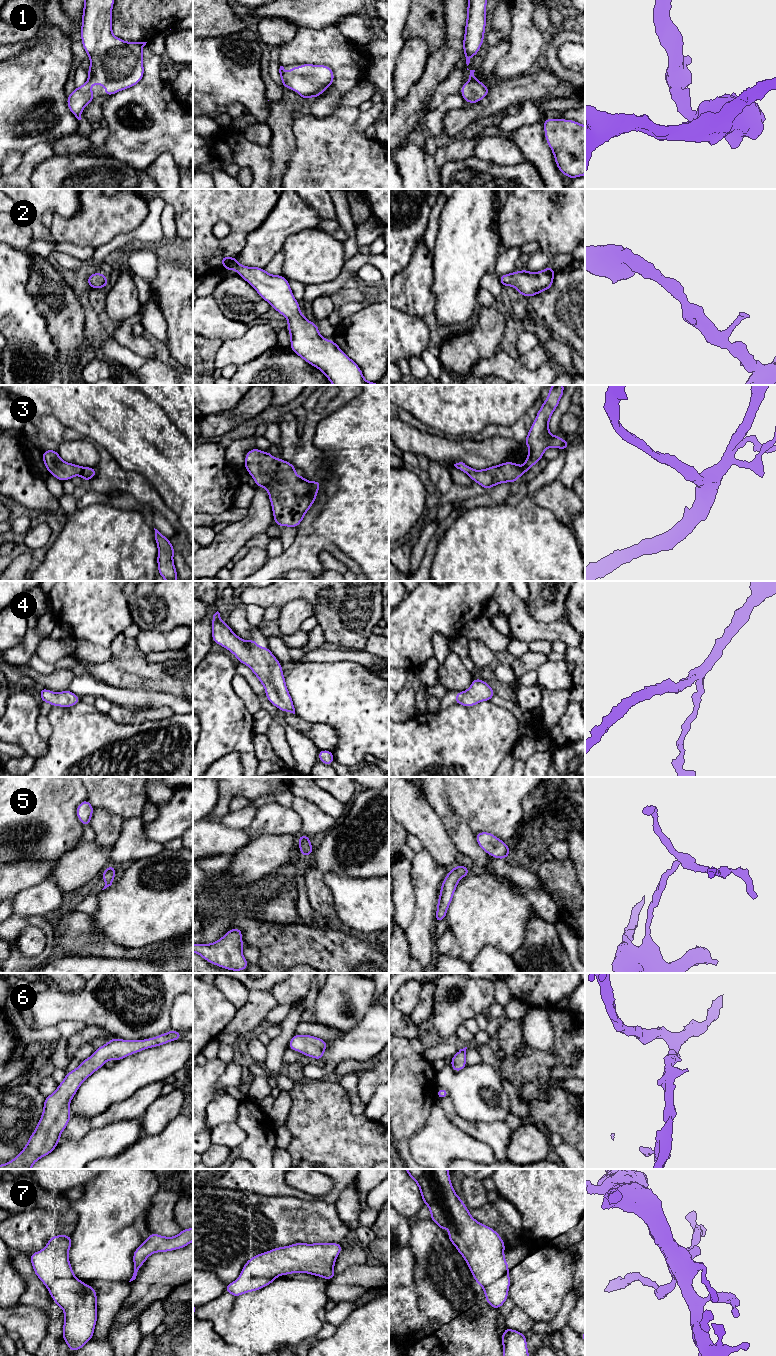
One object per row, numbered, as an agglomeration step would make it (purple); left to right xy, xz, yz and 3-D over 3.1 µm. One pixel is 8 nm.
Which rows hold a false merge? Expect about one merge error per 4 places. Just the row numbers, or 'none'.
none

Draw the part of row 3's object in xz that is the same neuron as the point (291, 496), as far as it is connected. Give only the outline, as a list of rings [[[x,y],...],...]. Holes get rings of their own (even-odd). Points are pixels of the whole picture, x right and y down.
[[[257,447],[246,453],[243,467],[255,480],[256,487],[267,488],[275,524],[279,527],[297,528],[299,523],[304,521],[304,515],[316,500],[317,491],[321,487],[320,481],[317,479],[310,482],[303,476],[298,476],[295,473],[296,467],[292,463],[286,462],[282,458],[276,459],[269,451],[262,452]]]

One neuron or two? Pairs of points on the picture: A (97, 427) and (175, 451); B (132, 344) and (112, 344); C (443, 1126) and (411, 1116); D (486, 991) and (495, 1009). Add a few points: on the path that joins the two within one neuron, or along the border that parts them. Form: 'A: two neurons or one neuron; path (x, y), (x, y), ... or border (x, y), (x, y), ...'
A: one neuron; path (116, 427), (151, 427), (156, 432)
B: two neurons; border (112, 337), (120, 344), (140, 355)
C: two neurons; border (437, 1100), (432, 1106), (427, 1121), (410, 1138)
D: two neurons; border (494, 1000), (488, 1009)

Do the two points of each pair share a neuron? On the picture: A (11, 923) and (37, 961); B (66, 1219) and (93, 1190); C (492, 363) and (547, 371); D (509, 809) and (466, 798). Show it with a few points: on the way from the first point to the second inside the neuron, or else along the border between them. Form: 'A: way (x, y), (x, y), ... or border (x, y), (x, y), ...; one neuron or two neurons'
A: way (11, 936), (14, 952), (24, 961); one neuron
B: border (71, 1207), (77, 1215), (77, 1223), (73, 1231); two neurons
C: way (506, 367), (521, 374), (533, 374); one neuron
D: way (498, 808), (488, 798), (477, 798); one neuron

